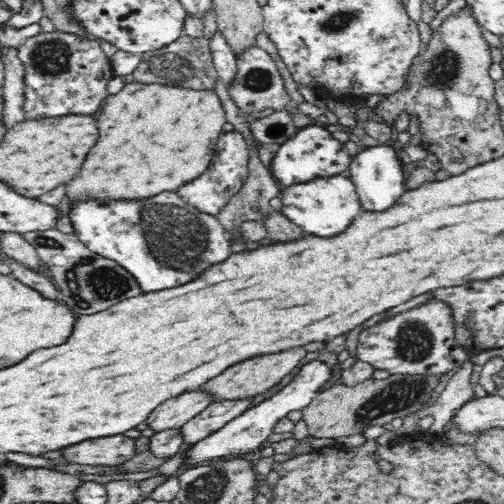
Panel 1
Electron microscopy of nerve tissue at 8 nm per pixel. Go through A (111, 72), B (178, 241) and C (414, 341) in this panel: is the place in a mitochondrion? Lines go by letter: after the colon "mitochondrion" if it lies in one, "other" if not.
A: other
B: mitochondrion
C: mitochondrion

